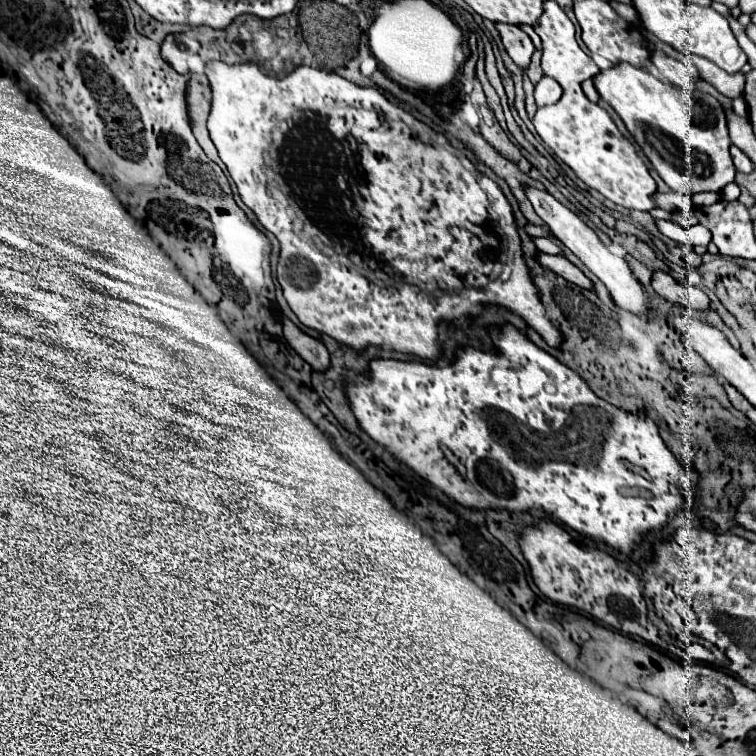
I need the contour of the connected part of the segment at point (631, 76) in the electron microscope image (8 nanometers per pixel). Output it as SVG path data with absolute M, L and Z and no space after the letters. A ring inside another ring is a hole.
M619 62L609 70L601 70L593 82L599 96L621 116L655 172L673 192L687 196L697 192L721 192L721 188L735 178L725 112L711 94L681 92L679 86L665 84L649 70L629 62Z

